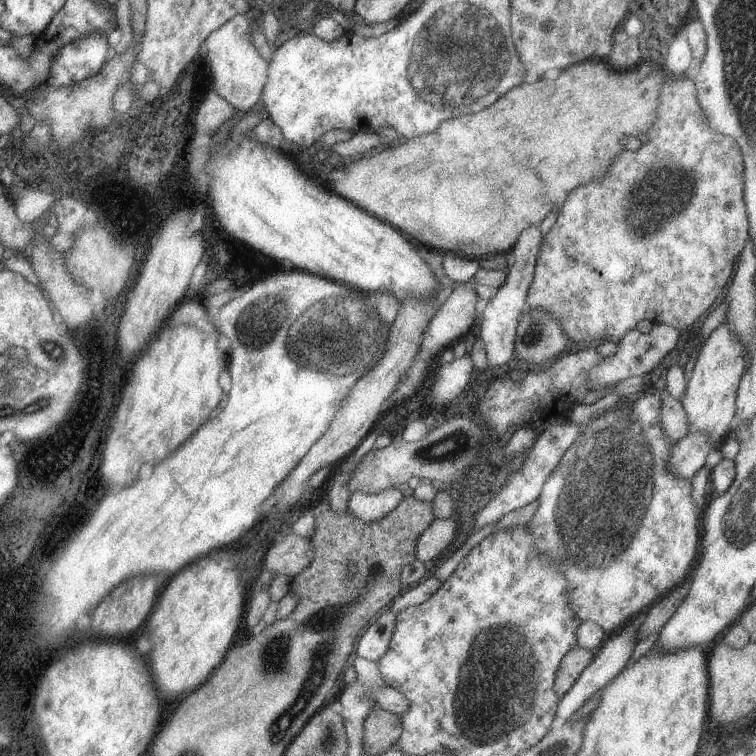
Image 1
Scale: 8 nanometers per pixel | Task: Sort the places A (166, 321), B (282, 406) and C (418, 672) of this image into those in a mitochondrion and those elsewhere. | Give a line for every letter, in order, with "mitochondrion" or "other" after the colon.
A: other
B: other
C: other

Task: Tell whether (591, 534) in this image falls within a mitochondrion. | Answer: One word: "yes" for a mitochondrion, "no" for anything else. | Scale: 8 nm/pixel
yes

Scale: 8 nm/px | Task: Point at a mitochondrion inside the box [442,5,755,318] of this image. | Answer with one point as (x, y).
(658, 201)

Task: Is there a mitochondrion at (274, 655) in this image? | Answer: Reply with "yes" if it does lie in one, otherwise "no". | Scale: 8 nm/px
yes

